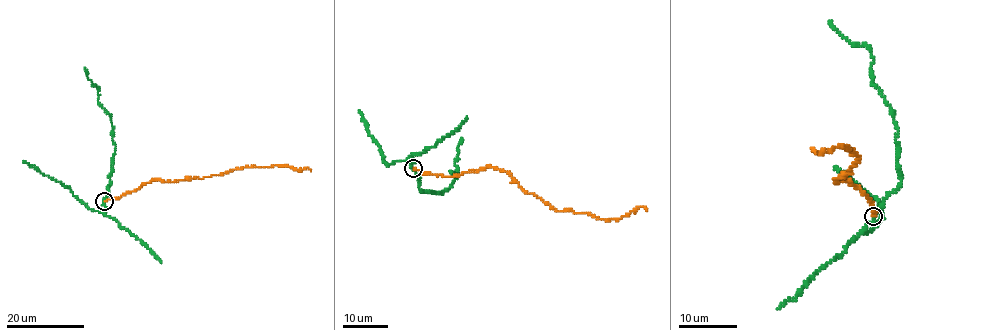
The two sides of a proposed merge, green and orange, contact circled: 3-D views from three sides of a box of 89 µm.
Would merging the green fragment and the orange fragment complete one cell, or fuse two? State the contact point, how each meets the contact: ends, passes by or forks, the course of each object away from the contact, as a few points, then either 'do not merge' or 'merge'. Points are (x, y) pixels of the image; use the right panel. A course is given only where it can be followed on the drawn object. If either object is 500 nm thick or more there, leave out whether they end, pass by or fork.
at (873, 216); green passes by; orange ends there; green runs (874, 216), (884, 199), (901, 183), (897, 127), (885, 97), (872, 85), (870, 49), (851, 44), (829, 21); orange runs (874, 215), (864, 194), (834, 180), (850, 173), (858, 157), (854, 151), (840, 145), (815, 153); do not merge

